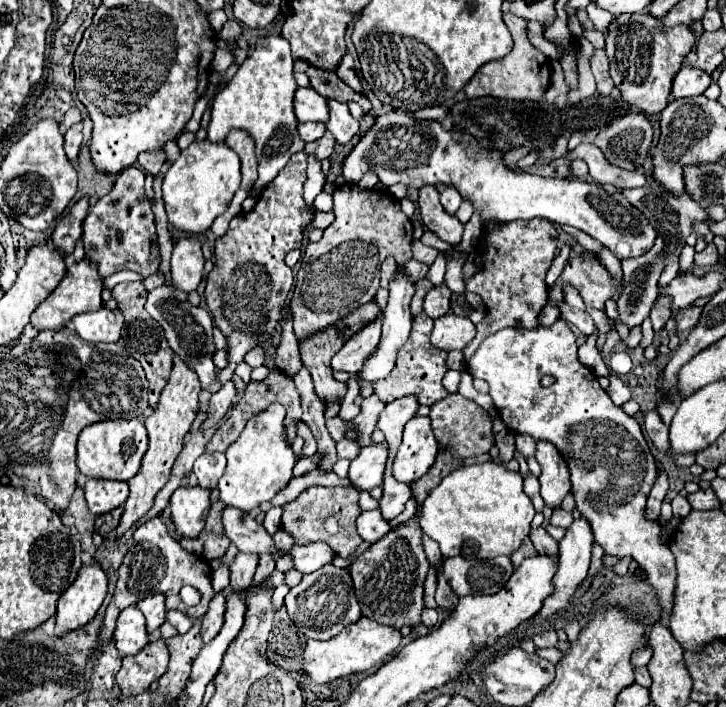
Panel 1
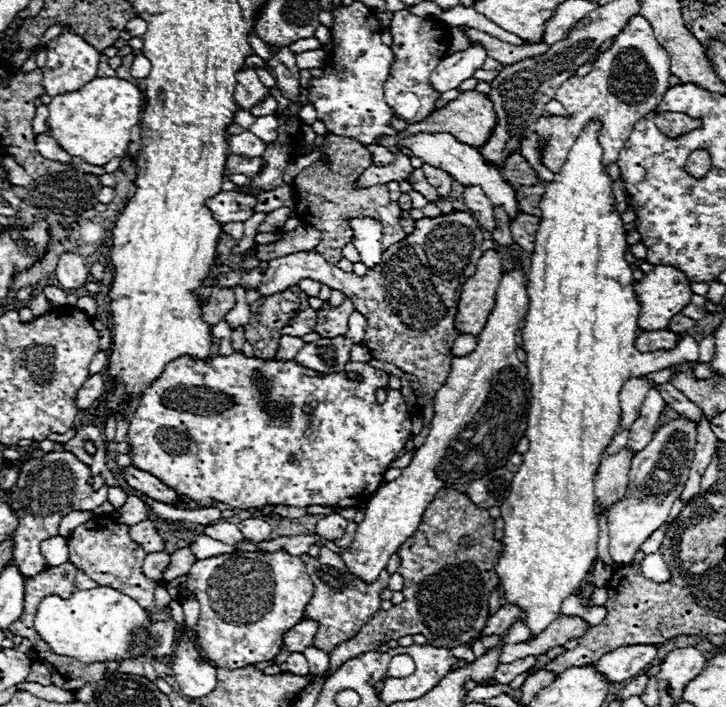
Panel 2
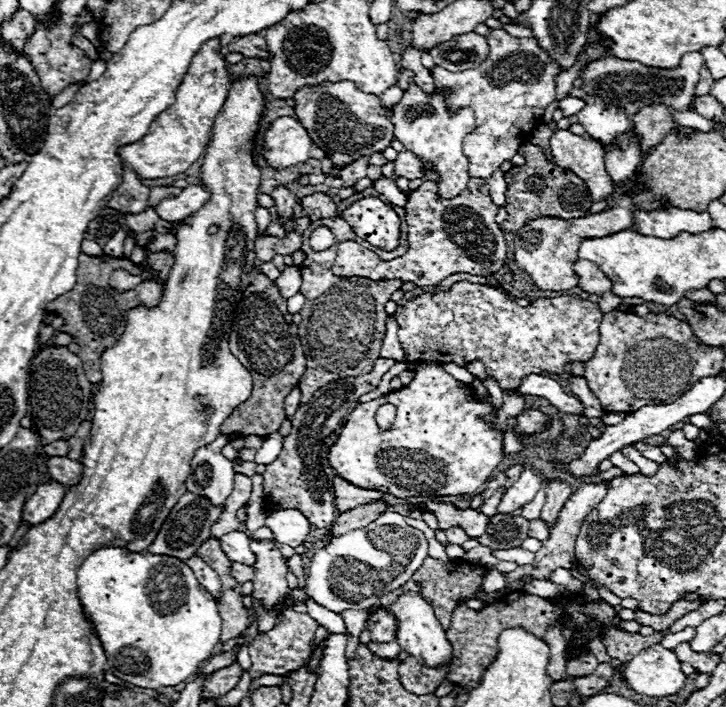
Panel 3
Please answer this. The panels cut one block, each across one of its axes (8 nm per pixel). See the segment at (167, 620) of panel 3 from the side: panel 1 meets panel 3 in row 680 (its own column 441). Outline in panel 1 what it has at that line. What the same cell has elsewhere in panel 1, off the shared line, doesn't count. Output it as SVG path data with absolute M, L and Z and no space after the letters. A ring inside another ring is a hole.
M388 112L376 118L376 124L362 136L344 160L342 174L346 182L358 182L364 172L374 170L384 188L398 182L416 190L424 184L452 184L466 200L472 202L476 210L480 210L482 224L490 220L502 224L516 218L548 218L554 224L568 224L590 234L612 250L618 260L642 256L652 248L656 230L622 194L608 194L602 186L588 184L578 178L560 180L520 174L518 170L506 168L502 156L492 158L492 146L480 146L476 140L470 144L478 148L478 160L470 160L464 154L466 144L454 142L450 132L446 132L440 122L422 122L406 114Z

